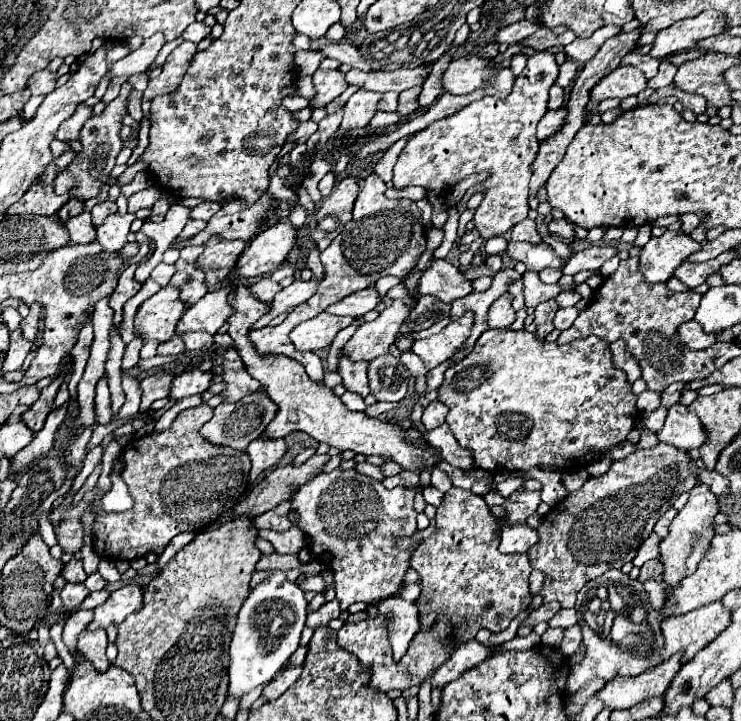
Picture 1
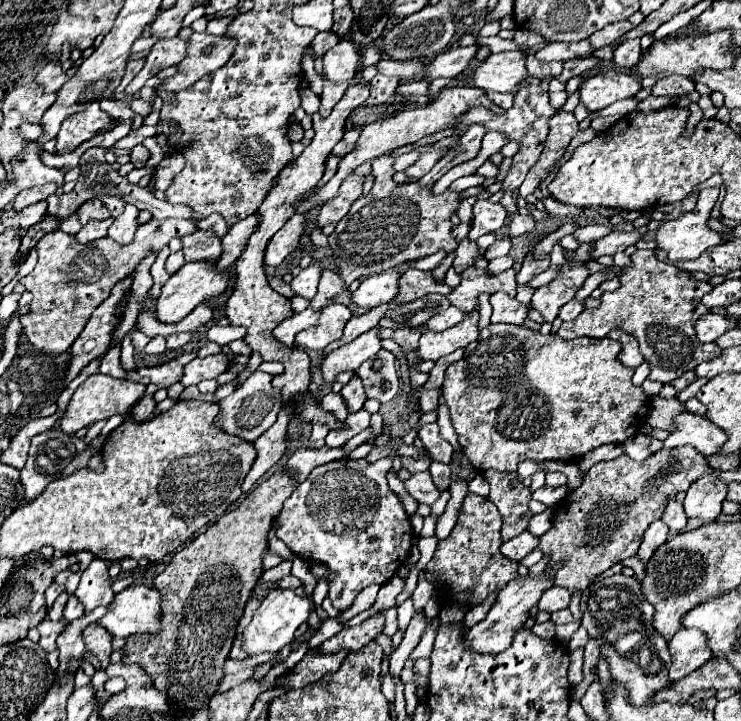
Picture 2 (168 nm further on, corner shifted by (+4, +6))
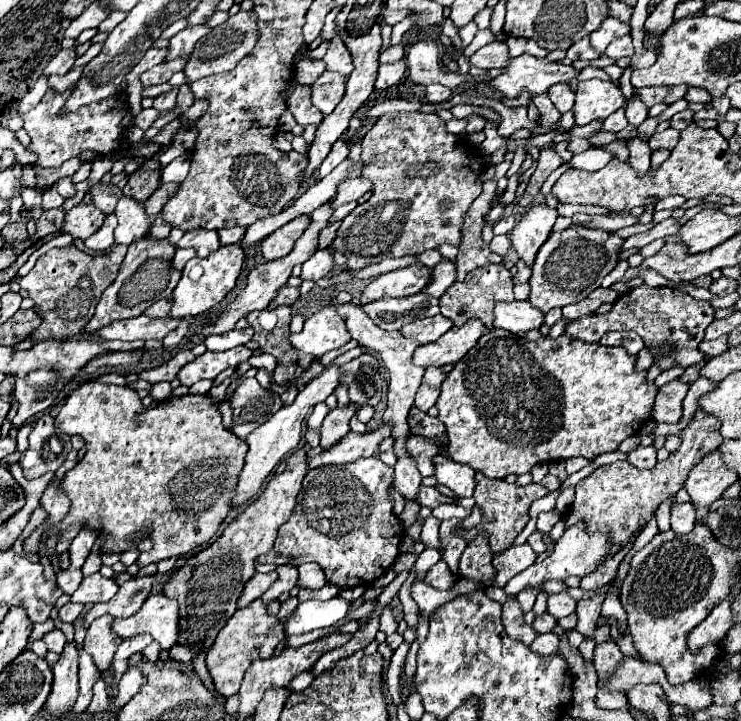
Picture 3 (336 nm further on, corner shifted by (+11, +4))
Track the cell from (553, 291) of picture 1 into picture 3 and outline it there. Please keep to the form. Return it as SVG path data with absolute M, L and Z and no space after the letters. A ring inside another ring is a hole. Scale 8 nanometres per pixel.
M534 205L524 213L524 217L510 231L510 241L518 257L524 259L528 267L534 263L538 249L548 239L556 217L558 213L554 207Z

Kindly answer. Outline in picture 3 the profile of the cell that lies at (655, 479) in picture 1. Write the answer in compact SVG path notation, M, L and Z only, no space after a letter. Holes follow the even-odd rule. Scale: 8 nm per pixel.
M696 411L694 415L694 421L680 433L682 437L682 447L678 453L670 455L664 463L658 463L654 469L638 469L634 467L632 463L628 461L616 461L610 465L602 465L598 467L590 477L582 479L578 485L576 485L576 499L572 503L572 507L564 513L564 519L566 519L566 525L574 525L578 521L586 521L588 523L588 531L594 533L594 531L604 531L604 533L610 533L612 531L612 551L618 553L632 537L632 533L642 525L642 523L648 523L652 513L656 511L656 507L670 495L676 495L678 489L684 487L684 481L690 473L690 469L696 465L696 461L700 461L704 455L706 455L706 449L716 449L720 443L722 443L722 435L720 435L720 419L718 417L712 417L710 413L706 411Z

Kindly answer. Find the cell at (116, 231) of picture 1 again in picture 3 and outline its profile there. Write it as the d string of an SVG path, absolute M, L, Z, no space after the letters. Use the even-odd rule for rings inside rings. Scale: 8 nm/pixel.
M120 197L114 209L118 217L118 227L114 231L116 243L130 245L136 239L150 233L150 219L146 215L144 201L136 201L134 197Z

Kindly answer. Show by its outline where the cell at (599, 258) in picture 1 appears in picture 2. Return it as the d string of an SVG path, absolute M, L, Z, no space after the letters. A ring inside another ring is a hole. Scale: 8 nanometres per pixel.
M641 227L641 229L635 229L631 233L623 233L623 231L613 231L601 239L597 239L593 243L593 251L591 251L591 257L597 259L601 255L615 255L617 251L623 251L625 247L629 245L635 245L641 235L647 233L647 227Z

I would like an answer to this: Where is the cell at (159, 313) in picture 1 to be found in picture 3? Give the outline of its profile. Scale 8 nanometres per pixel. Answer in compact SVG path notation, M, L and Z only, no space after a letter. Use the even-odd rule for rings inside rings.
M236 243L236 245L224 245L218 251L212 251L208 257L200 259L194 257L186 263L186 267L182 269L182 279L178 281L172 297L172 311L170 317L174 319L184 319L184 317L194 317L200 315L212 307L216 307L226 293L236 285L238 275L242 271L242 263L244 263L244 249Z

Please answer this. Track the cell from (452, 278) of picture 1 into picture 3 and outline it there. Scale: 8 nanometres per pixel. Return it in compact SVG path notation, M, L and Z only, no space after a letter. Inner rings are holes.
M502 263L482 265L468 273L468 277L462 283L456 281L452 287L444 291L444 295L440 297L440 315L448 317L456 327L464 325L468 319L480 319L488 329L494 329L494 305L500 301L514 301L512 287L512 275Z

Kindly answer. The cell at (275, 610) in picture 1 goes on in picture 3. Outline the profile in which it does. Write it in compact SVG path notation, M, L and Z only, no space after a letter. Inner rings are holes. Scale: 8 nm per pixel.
M332 597L328 601L302 601L298 609L292 613L288 621L284 621L286 635L302 635L312 629L322 629L338 623L348 615L352 601L344 601L340 597Z

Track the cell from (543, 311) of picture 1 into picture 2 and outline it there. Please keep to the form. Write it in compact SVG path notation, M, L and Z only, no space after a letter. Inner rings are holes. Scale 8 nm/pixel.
M591 243L579 245L579 249L573 251L571 257L567 257L567 261L571 265L561 267L559 277L553 279L549 285L535 289L533 299L531 299L531 307L537 309L547 323L551 323L557 317L561 305L571 301L575 297L575 291L589 277L589 271L583 267L583 263L591 259L589 251L591 251ZM573 259L577 259L577 261L573 261Z

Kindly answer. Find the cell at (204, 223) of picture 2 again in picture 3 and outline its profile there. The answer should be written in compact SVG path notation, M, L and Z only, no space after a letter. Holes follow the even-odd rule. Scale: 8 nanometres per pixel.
M230 227L230 229L220 229L220 241L222 245L230 245L230 243L240 243L240 237L244 237L244 229L246 227Z

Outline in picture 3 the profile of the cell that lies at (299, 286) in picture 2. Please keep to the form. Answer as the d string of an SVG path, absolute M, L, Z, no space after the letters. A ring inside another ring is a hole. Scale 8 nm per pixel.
M318 249L304 265L302 265L302 279L312 279L318 281L326 277L334 267L334 249Z

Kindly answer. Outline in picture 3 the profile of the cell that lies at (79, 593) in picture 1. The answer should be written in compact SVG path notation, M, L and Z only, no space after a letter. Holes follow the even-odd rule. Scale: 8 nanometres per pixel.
M66 603L66 605L58 611L58 617L60 617L64 623L74 623L76 617L80 615L82 607L84 607L84 605L80 605L80 603Z

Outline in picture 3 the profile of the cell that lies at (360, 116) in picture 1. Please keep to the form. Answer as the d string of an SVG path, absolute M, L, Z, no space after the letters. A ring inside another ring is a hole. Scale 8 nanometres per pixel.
M396 61L396 63L386 63L380 65L378 69L378 79L376 79L376 89L384 91L390 89L394 85L398 85L406 75L406 61Z

